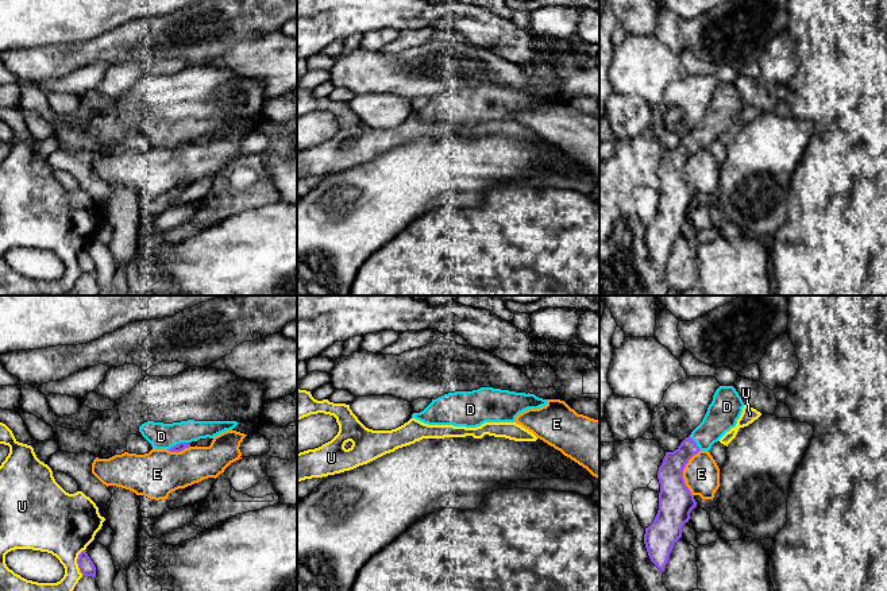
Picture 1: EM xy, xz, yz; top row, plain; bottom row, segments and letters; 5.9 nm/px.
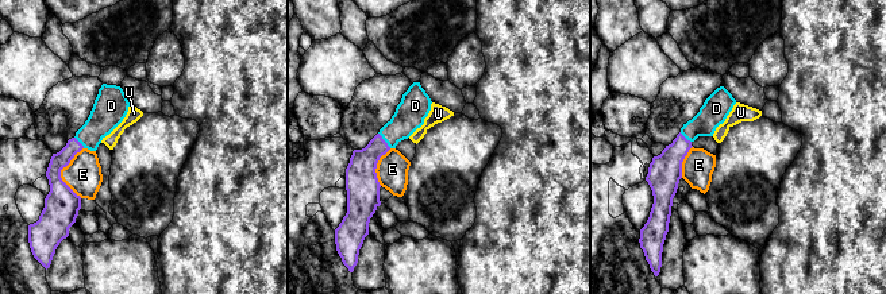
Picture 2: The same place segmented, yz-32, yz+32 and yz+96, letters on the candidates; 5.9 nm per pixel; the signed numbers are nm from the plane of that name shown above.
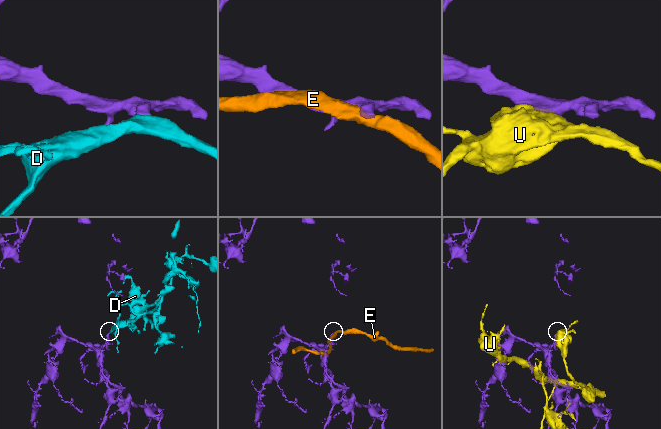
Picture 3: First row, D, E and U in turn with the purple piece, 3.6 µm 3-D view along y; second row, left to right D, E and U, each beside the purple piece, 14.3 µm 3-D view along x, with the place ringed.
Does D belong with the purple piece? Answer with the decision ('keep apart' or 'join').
join

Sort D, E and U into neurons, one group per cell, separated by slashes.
D / E / U

